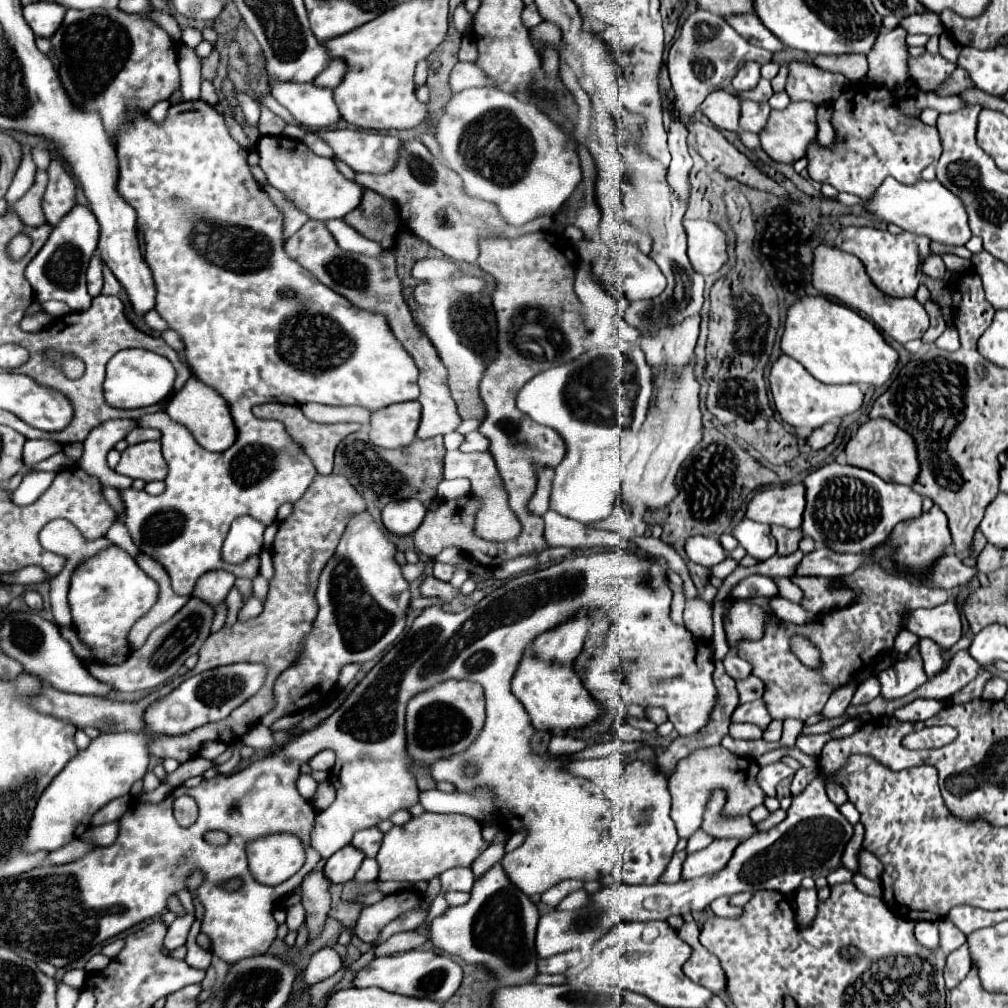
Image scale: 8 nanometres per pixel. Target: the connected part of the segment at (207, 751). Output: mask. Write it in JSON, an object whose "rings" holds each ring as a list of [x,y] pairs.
{"rings":[[[207,742],[203,748],[201,748],[201,756],[207,758],[207,760],[213,760],[217,758],[219,754],[222,754],[227,750],[227,744],[221,744],[221,742]]]}

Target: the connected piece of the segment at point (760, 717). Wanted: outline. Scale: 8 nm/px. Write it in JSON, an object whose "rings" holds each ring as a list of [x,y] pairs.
{"rings":[[[753,700],[753,702],[739,704],[731,716],[731,722],[749,722],[765,730],[771,718],[769,718],[769,712],[765,712],[765,704],[761,700]]]}

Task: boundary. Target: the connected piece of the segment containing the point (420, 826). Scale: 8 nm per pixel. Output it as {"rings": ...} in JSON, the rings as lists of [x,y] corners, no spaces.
{"rings":[[[423,812],[417,818],[411,818],[405,826],[393,826],[381,842],[381,848],[375,856],[379,864],[379,880],[395,882],[419,882],[431,880],[441,872],[455,866],[471,866],[473,860],[489,846],[481,836],[481,824],[463,814],[433,814]]]}

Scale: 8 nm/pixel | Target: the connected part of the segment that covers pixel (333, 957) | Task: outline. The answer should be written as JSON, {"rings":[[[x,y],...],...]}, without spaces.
{"rings":[[[323,948],[311,958],[311,962],[305,970],[305,982],[309,986],[317,984],[317,982],[333,976],[341,966],[343,966],[343,960],[341,960],[339,952],[335,952],[333,948]]]}

